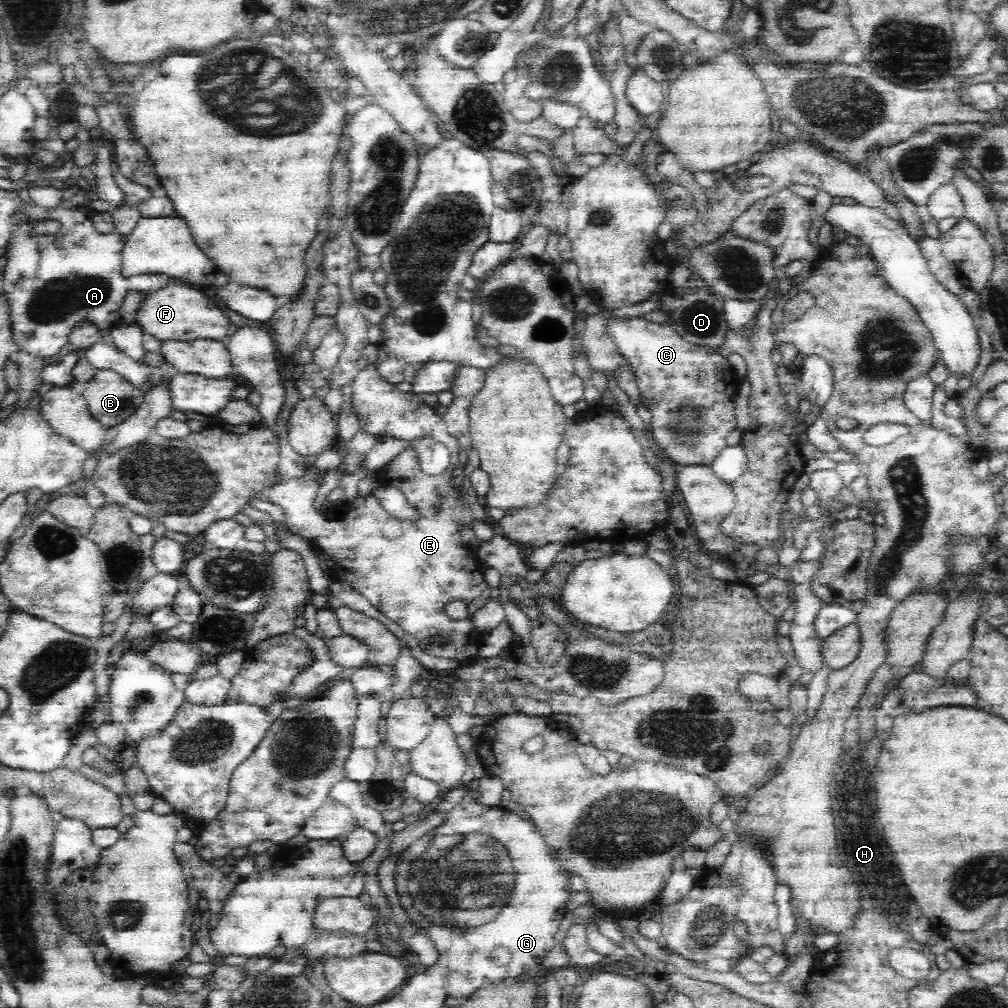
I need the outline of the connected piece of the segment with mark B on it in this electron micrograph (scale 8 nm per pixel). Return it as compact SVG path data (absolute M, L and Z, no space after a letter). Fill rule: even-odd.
M97 371L79 389L89 415L106 431L130 418L144 401L138 388L112 371Z

